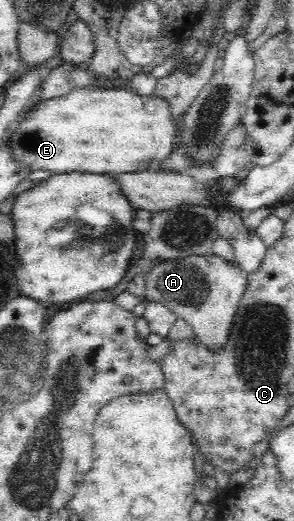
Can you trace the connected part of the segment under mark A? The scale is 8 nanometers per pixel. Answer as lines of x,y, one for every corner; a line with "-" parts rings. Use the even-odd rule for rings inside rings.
213,253
168,259
150,269
146,281
145,299
158,301
168,310
188,322
196,339
210,353
220,353
228,343
230,329
246,289
247,274
236,264

